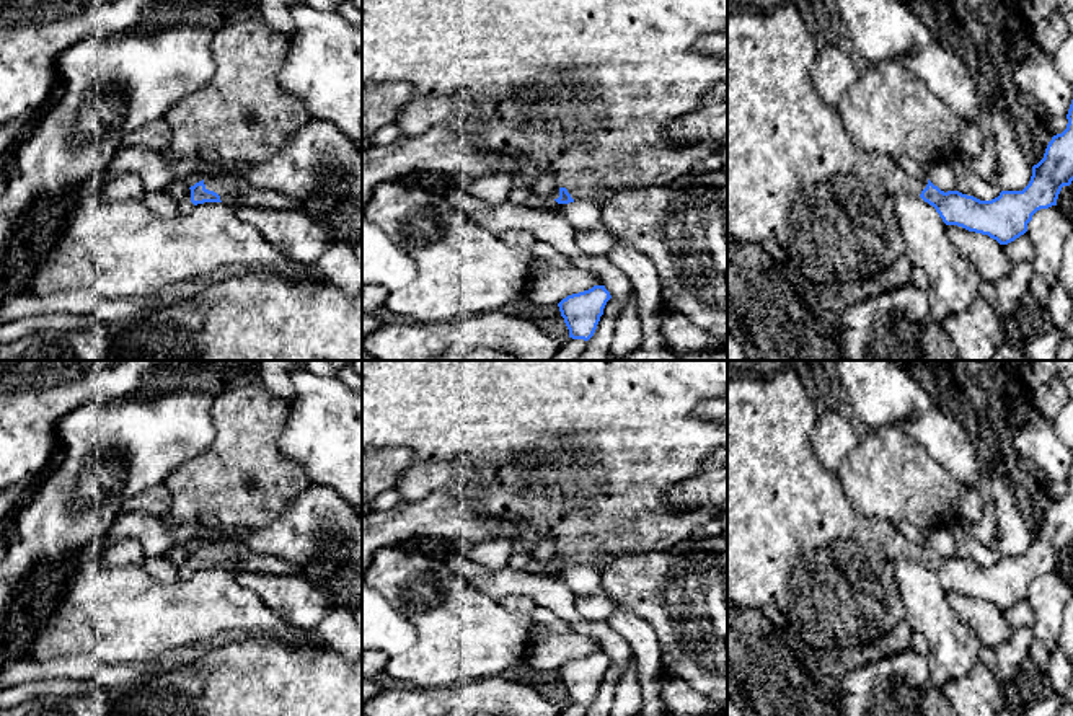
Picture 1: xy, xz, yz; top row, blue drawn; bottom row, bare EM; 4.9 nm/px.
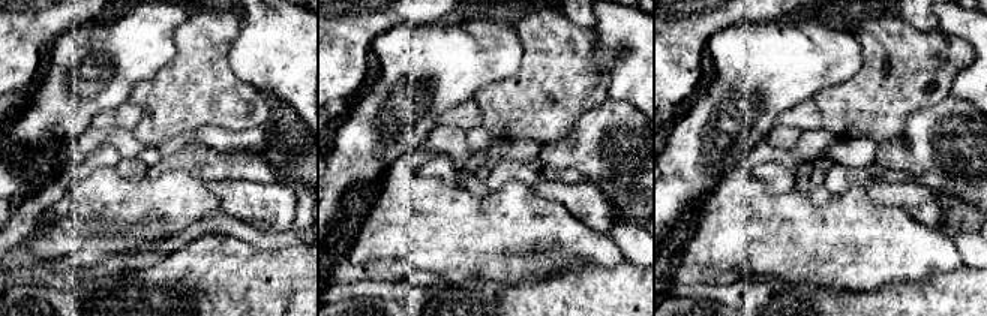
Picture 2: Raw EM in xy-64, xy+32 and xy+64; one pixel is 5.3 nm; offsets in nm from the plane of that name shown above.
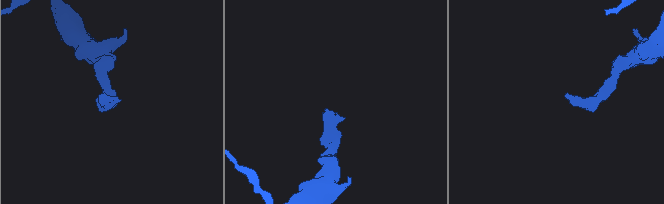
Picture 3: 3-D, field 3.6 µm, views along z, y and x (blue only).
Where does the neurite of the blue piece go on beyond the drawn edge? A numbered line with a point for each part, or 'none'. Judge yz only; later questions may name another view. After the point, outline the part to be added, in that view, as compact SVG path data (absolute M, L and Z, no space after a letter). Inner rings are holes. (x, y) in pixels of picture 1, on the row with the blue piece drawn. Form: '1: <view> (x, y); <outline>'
1: yz (798, 186); M789 0L766 13L742 7L727 15L727 236L742 243L760 245L776 263L797 271L815 284L866 281L905 254L905 241L897 225L897 199L902 194L920 196L928 179L908 176L900 163L889 155L869 153L853 144L837 108L827 104L814 86L812 65L817 54L815 36L807 29L799 10Z

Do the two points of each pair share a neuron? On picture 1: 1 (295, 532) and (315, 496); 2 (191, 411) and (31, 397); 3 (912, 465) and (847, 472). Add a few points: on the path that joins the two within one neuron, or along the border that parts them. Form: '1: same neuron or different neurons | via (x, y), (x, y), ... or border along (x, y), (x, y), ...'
1: same neuron | via (304, 524), (315, 512), (315, 504)
2: different neurons | border along (129, 397), (87, 402), (70, 410), (59, 423)
3: same neuron | via (896, 472), (863, 472)

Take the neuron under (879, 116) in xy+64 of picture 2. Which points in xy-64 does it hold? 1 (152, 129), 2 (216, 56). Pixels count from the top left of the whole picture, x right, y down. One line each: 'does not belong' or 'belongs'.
1: belongs
2: belongs

